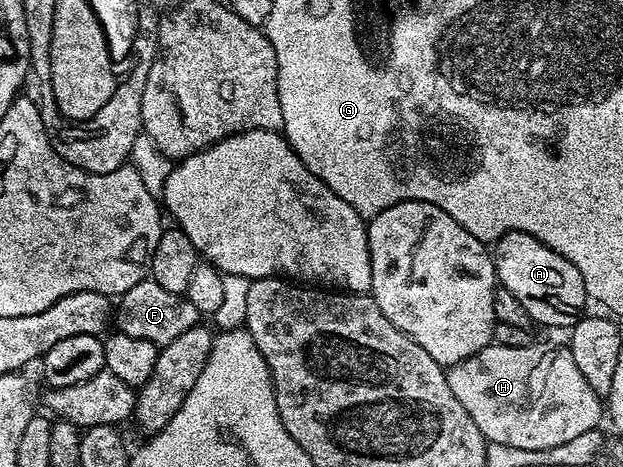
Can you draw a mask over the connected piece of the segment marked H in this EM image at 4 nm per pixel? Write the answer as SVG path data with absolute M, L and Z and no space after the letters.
M491 343L476 351L476 355L449 366L446 378L448 387L452 387L452 395L456 395L464 411L472 415L472 423L480 427L480 435L484 435L487 442L504 443L525 451L544 451L599 428L604 421L603 398L588 387L588 379L580 375L580 367L576 367L576 359L572 359L569 347L549 349L541 343L528 347L500 347Z

